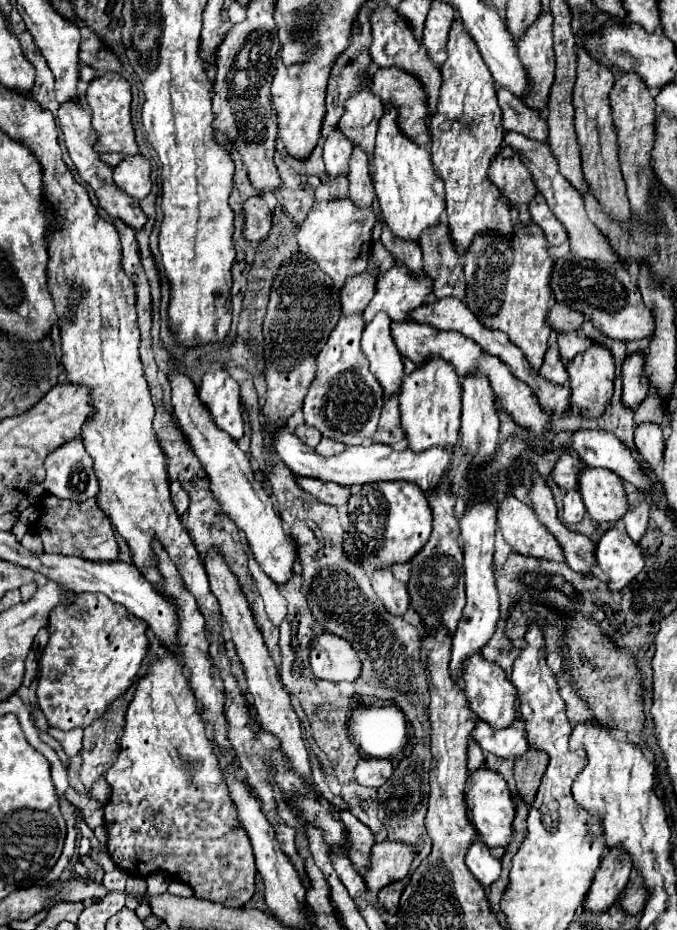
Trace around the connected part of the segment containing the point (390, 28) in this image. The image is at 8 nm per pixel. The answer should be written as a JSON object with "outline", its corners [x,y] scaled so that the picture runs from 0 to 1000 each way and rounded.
{"outline":[[[560,4],[545,15],[545,24],[548,24],[548,37],[551,37],[548,65],[557,71],[589,71],[589,73],[613,80],[625,88],[625,92],[628,92],[628,99],[634,103],[634,123],[640,123],[643,120],[643,112],[645,112],[645,103],[648,103],[648,95],[651,95],[651,77],[634,65],[631,52],[619,43],[613,43],[604,26],[575,4]]]}

